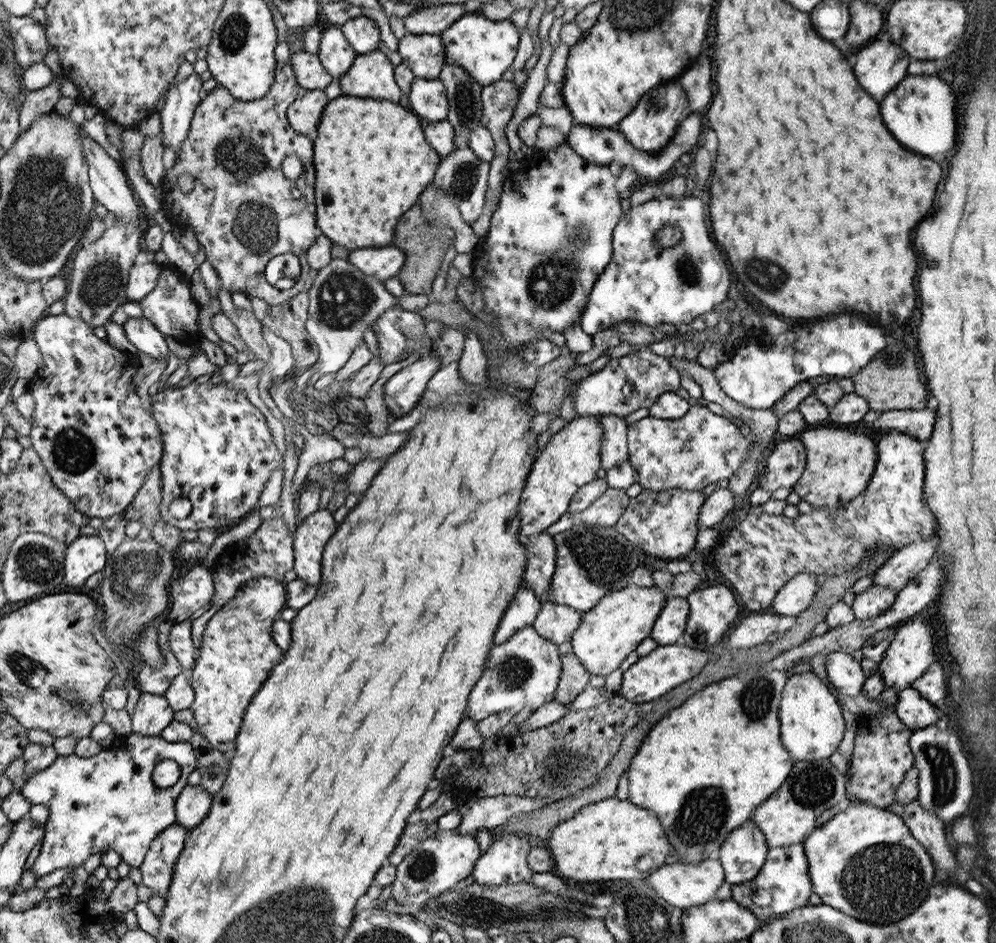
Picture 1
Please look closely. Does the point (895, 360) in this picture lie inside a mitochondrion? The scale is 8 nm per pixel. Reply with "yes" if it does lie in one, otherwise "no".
yes

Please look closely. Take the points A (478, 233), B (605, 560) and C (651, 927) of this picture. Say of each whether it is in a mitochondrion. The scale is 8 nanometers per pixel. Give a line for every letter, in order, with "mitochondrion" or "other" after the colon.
A: other
B: mitochondrion
C: mitochondrion

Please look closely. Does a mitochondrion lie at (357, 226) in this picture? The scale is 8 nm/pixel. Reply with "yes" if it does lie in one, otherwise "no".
no

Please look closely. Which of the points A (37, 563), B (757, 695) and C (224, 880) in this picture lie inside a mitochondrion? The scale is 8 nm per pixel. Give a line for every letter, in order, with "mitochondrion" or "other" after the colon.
A: mitochondrion
B: mitochondrion
C: mitochondrion

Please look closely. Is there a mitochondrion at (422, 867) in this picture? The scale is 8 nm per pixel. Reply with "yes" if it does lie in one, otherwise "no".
yes

